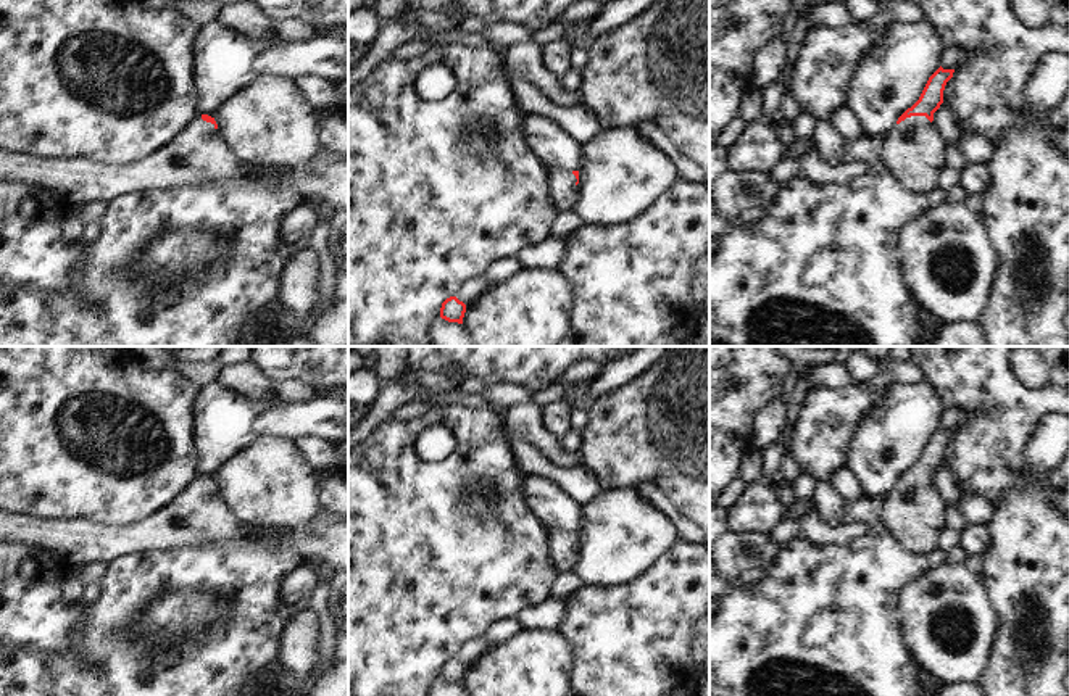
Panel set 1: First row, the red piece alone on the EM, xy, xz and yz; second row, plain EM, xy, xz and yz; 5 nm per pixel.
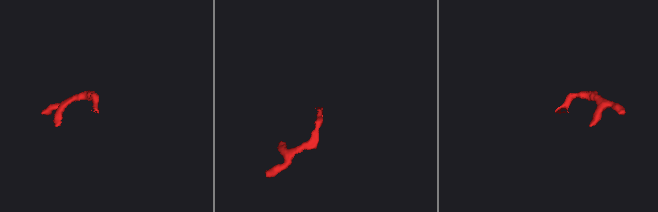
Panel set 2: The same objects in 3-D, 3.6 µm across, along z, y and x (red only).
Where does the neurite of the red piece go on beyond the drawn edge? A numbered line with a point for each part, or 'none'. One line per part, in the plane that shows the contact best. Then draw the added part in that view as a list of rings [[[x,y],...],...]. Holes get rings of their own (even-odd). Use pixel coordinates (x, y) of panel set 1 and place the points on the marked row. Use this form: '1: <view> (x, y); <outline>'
1: yz (915, 153); [[[911,116],[882,139],[882,164],[911,195],[927,195],[946,163],[946,143],[925,116]]]

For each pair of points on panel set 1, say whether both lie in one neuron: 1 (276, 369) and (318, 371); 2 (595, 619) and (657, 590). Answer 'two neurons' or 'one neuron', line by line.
1: one neuron
2: one neuron

